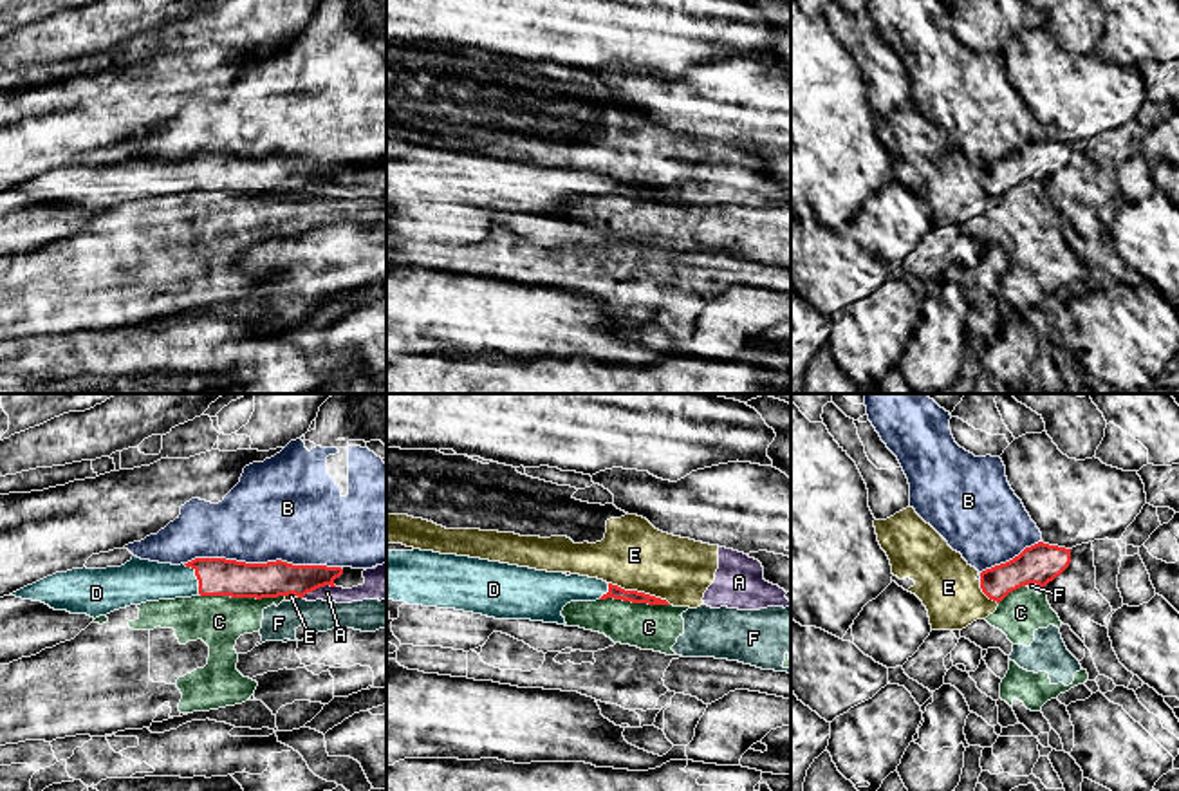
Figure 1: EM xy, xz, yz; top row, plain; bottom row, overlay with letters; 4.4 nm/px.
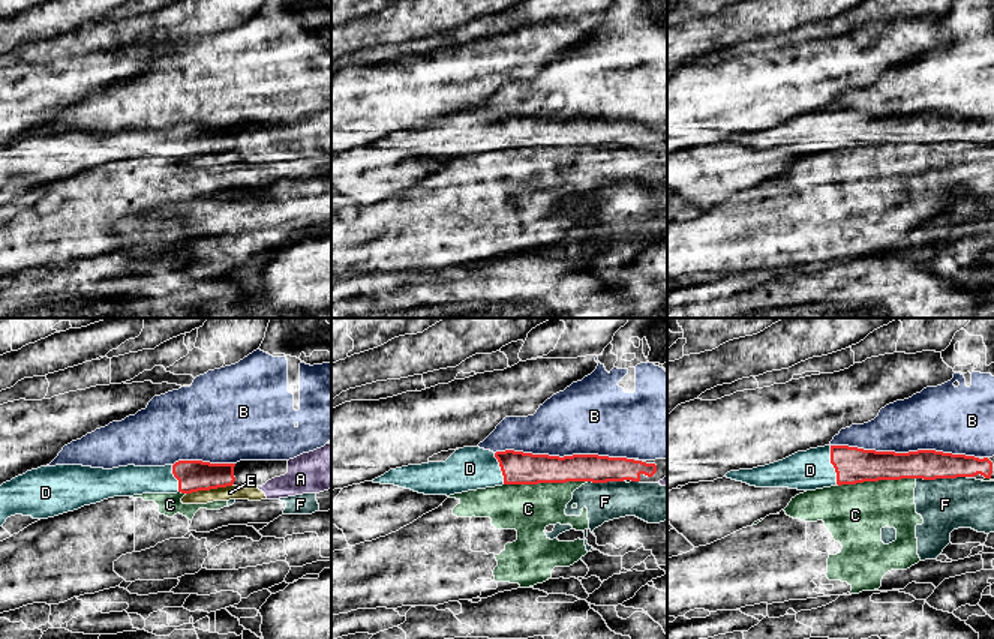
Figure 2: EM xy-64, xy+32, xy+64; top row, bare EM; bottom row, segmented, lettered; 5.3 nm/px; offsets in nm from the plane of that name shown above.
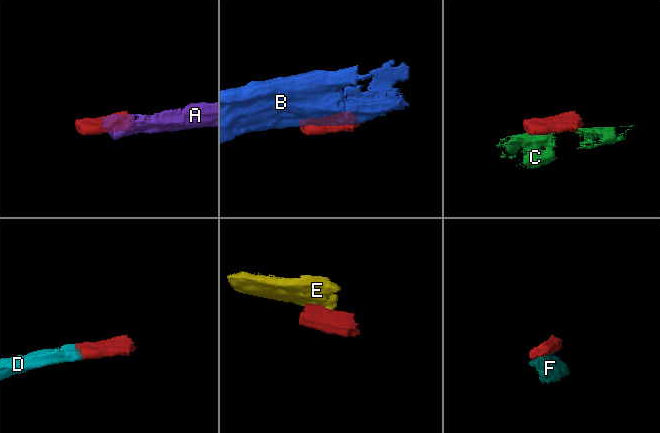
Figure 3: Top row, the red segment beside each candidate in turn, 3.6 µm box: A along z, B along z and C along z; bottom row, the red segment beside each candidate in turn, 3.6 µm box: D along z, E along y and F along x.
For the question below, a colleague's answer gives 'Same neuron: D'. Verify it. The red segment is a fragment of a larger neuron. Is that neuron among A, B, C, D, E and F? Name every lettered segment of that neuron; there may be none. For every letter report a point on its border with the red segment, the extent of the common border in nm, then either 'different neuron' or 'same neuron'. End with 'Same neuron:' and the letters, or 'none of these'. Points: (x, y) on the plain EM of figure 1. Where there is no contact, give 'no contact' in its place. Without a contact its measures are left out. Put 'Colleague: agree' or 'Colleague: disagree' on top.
Colleague: agree
A: xy (318, 183) | 160 nm | different neuron
B: xy (262, 159) | 700 nm | different neuron
C: xy (242, 192) | 380 nm | different neuron
D: xy (195, 170) | 150 nm | same neuron
E: xz (640, 188) | 300 nm | different neuron
F: xy (300, 192) | 40 nm | different neuron
Same neuron: D

